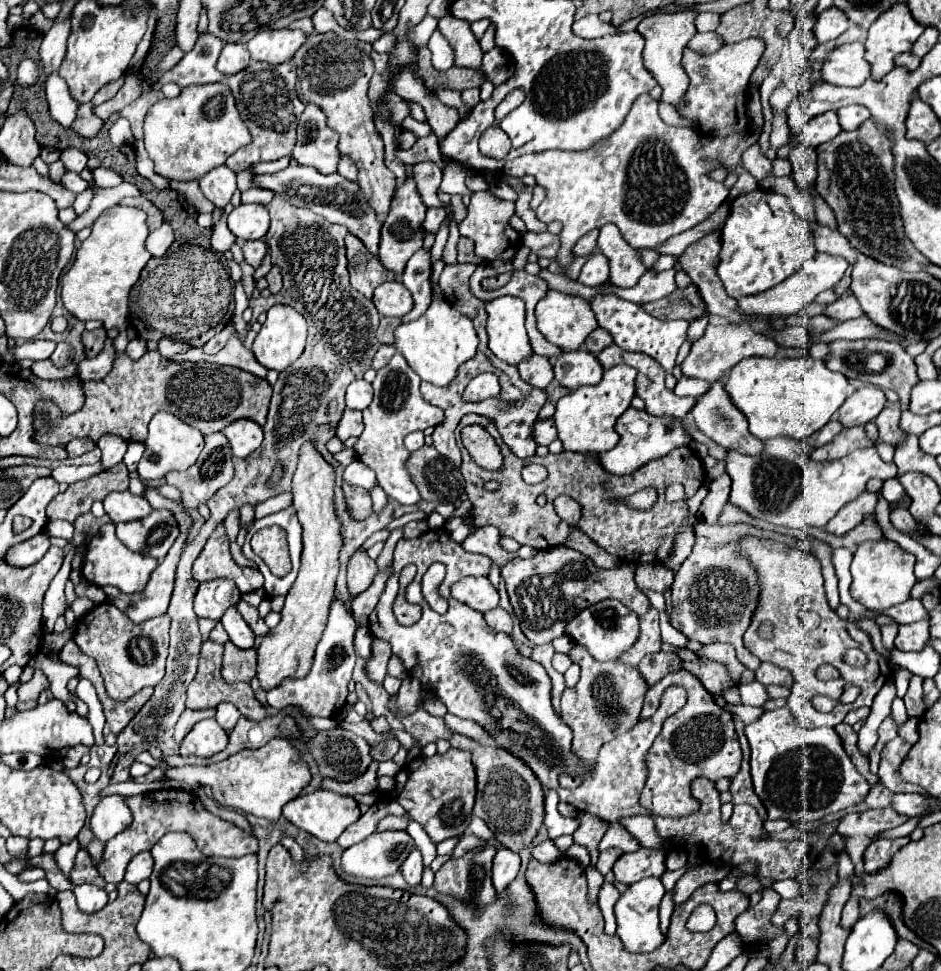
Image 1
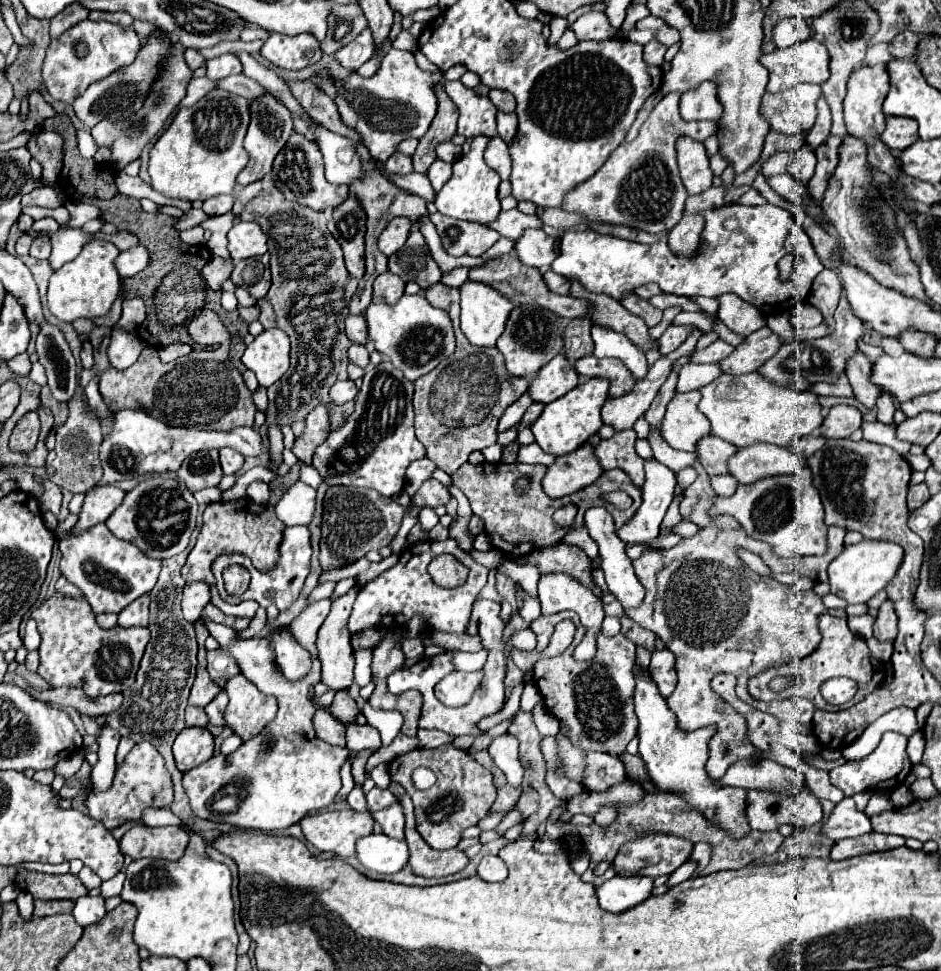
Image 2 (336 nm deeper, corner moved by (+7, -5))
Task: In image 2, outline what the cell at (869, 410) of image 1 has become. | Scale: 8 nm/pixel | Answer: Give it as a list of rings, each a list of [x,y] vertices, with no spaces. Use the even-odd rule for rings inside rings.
[[[835,405],[835,407],[831,407],[831,411],[829,411],[827,419],[823,421],[823,425],[819,427],[819,431],[827,439],[845,439],[861,427],[861,423],[863,423],[861,417],[863,415],[857,407]]]

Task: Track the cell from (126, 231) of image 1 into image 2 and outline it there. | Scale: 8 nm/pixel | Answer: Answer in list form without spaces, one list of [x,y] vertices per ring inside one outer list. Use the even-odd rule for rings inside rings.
[[[101,239],[89,241],[73,261],[65,263],[59,271],[55,271],[51,275],[49,291],[47,291],[49,311],[57,319],[67,321],[67,323],[71,323],[79,317],[93,319],[93,317],[105,315],[111,309],[111,305],[117,297],[117,291],[121,287],[121,279],[113,265],[113,259],[117,255],[119,255],[119,249],[113,243],[101,241]]]

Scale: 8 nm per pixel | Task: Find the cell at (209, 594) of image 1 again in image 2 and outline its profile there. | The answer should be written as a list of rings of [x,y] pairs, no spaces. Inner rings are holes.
[[[195,581],[185,585],[183,589],[183,599],[181,599],[181,609],[187,621],[195,623],[201,617],[203,607],[209,603],[209,585],[203,581]]]

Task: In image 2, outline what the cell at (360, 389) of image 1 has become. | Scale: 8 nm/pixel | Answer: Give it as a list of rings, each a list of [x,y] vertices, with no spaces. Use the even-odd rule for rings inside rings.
[[[351,379],[347,381],[337,381],[333,387],[331,387],[331,401],[335,401],[337,405],[343,405],[347,401],[351,401],[357,393],[357,387]]]

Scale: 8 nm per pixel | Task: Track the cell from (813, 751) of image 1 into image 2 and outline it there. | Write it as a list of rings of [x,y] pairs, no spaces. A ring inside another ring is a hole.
[[[803,789],[803,793],[799,793],[797,797],[775,797],[775,793],[773,795],[771,793],[749,793],[747,795],[747,819],[749,819],[751,829],[775,831],[783,823],[789,823],[791,827],[807,827],[807,825],[821,823],[823,811],[821,811],[819,799],[807,789]]]

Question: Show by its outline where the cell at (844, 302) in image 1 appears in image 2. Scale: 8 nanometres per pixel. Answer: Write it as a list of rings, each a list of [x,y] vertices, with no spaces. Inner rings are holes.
[[[763,327],[755,333],[751,333],[749,337],[745,337],[745,343],[735,347],[735,351],[729,357],[719,361],[721,373],[727,373],[727,375],[753,373],[779,347],[781,347],[779,337],[771,329]]]

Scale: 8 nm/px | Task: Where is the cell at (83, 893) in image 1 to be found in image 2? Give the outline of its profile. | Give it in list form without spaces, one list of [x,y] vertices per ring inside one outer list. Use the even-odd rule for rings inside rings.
[[[79,897],[73,909],[73,917],[81,927],[89,927],[97,921],[101,921],[105,917],[105,905],[103,905],[103,897]]]

